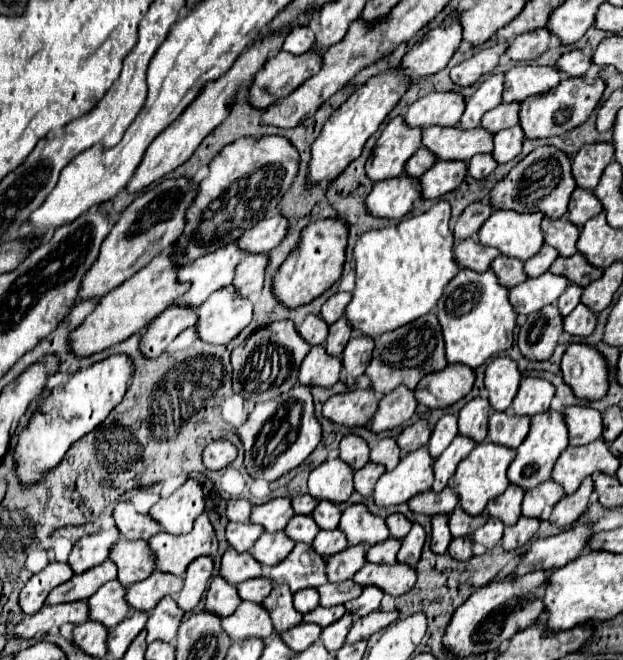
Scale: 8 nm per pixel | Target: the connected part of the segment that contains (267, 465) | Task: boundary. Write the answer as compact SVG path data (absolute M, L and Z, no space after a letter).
M296 384L276 400L256 404L248 420L238 428L238 436L244 442L244 466L252 478L272 482L302 464L322 440L322 426L314 416L312 386Z

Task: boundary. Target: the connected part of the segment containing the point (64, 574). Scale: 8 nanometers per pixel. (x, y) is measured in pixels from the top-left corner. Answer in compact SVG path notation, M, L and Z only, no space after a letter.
M50 562L44 570L34 574L20 592L20 606L24 614L34 614L44 606L46 596L58 584L70 580L74 576L68 562Z

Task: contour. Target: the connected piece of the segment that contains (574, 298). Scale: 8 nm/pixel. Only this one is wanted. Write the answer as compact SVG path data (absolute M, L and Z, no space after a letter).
M570 284L568 286L568 290L558 298L558 308L562 310L562 314L564 316L568 316L572 310L574 310L574 306L580 302L580 296L582 296L582 286L578 286L578 284Z

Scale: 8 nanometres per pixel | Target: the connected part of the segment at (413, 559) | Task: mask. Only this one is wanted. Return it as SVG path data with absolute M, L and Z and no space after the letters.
M412 524L412 530L408 532L408 536L402 540L402 548L398 552L398 560L406 562L410 566L416 566L422 554L426 542L426 530L422 524Z

